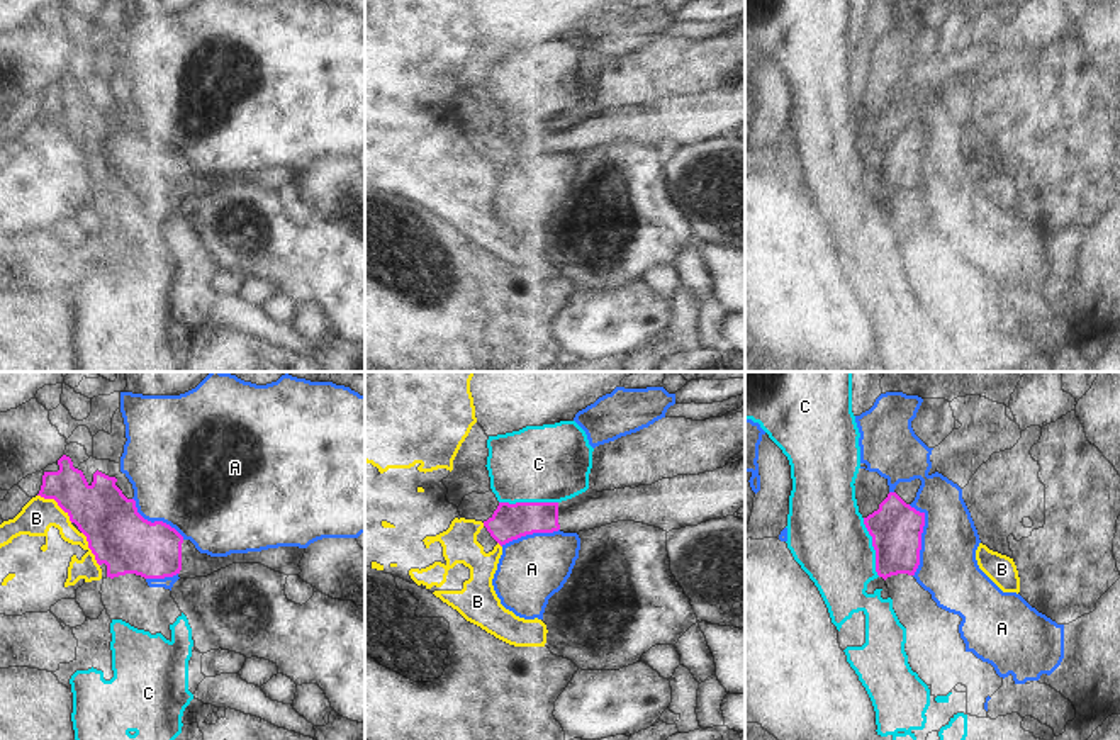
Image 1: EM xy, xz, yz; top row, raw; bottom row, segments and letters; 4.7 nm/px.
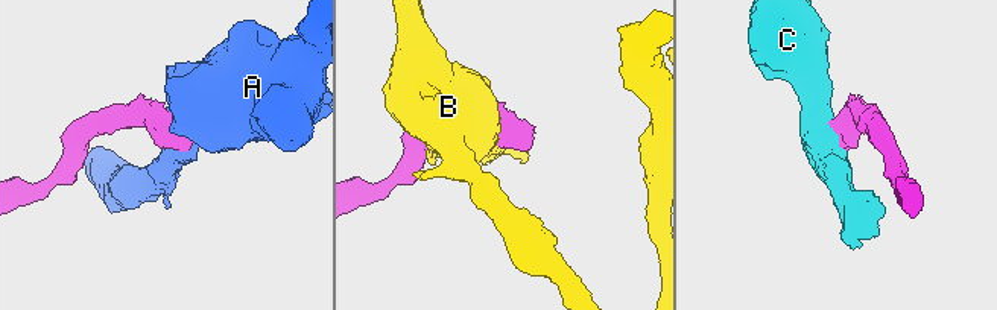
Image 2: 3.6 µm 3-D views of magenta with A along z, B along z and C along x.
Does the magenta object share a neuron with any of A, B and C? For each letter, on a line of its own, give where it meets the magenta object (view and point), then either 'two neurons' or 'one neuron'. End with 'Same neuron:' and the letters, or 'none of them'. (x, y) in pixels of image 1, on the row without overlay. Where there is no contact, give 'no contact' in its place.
A: meets magenta in yz at (920, 158); two neurons
B: meets magenta in xy at (56, 121); two neurons
C: meets magenta in xz at (528, 123); two neurons
Same neuron: none of them

